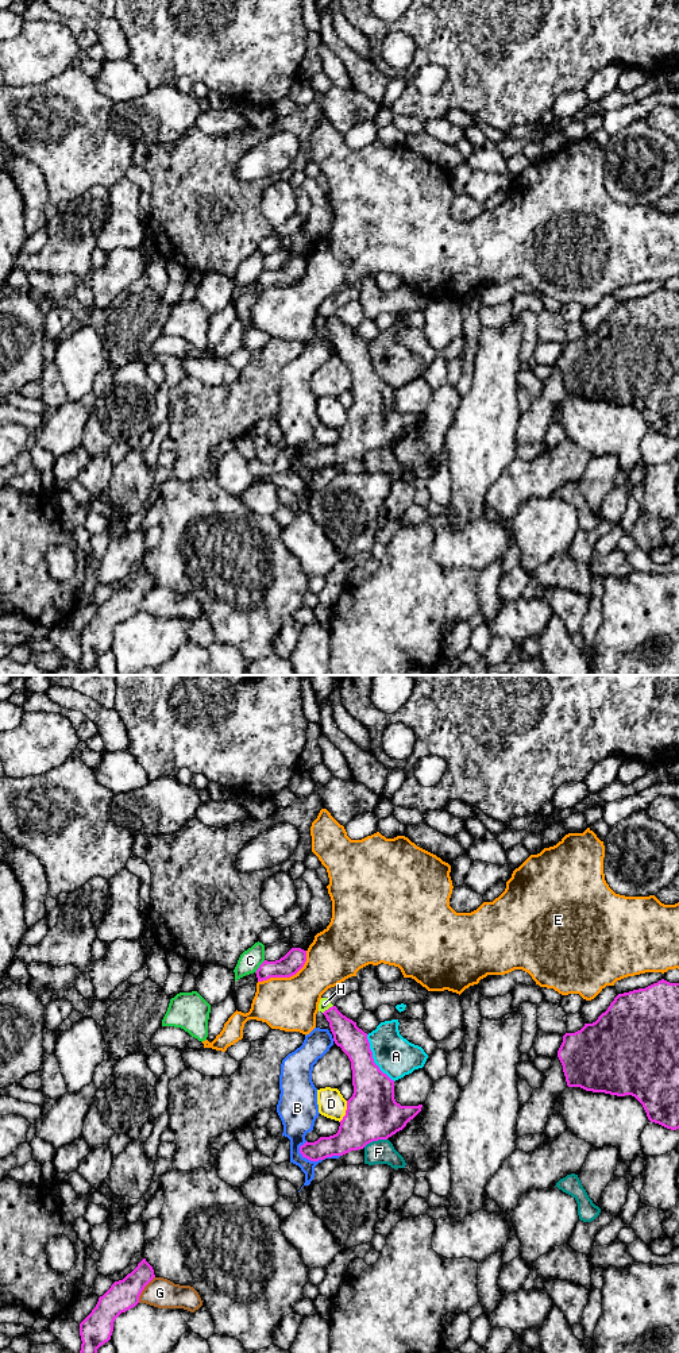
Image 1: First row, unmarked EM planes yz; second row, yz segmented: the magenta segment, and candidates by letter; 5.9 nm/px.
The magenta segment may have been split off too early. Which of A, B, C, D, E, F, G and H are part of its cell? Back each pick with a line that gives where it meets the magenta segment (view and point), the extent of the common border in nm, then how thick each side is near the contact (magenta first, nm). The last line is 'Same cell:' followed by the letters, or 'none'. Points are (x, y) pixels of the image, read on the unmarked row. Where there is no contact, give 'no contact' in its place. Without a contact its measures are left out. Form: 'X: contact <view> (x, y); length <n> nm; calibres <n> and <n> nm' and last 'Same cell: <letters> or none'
Same cell: none

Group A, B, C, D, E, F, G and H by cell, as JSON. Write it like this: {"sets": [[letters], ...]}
{"sets": [["A"], ["B"], ["C"], ["D"], ["E"], ["F"], ["G"], ["H"]]}

